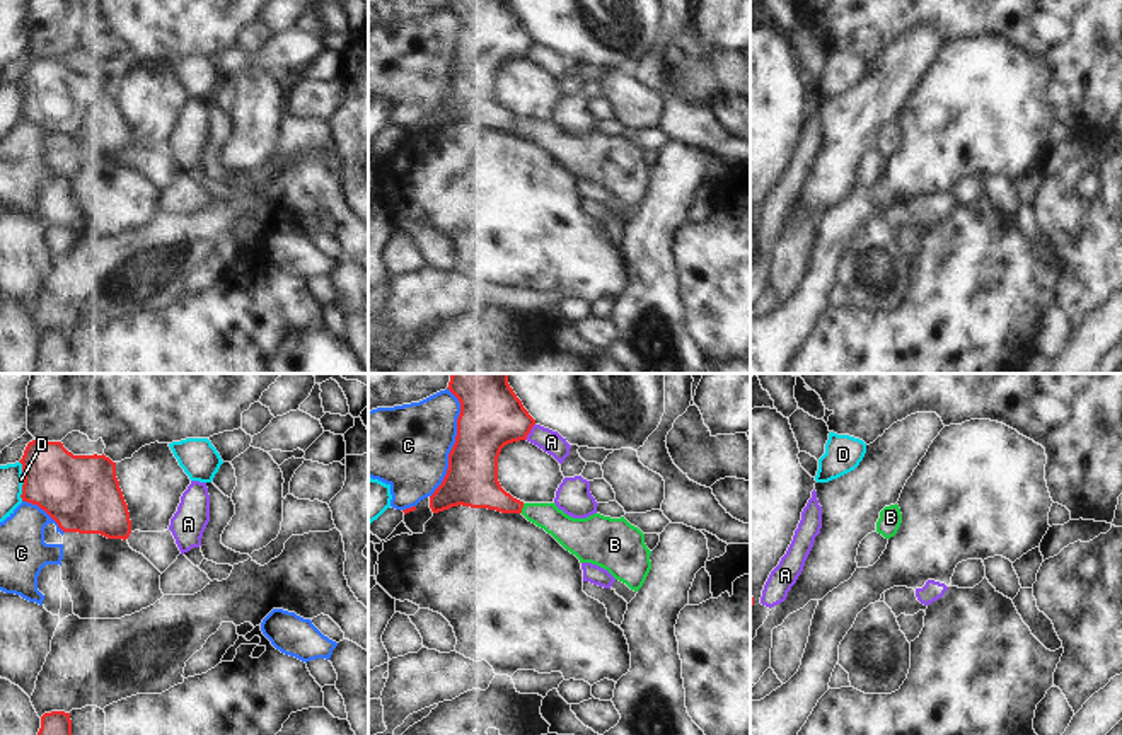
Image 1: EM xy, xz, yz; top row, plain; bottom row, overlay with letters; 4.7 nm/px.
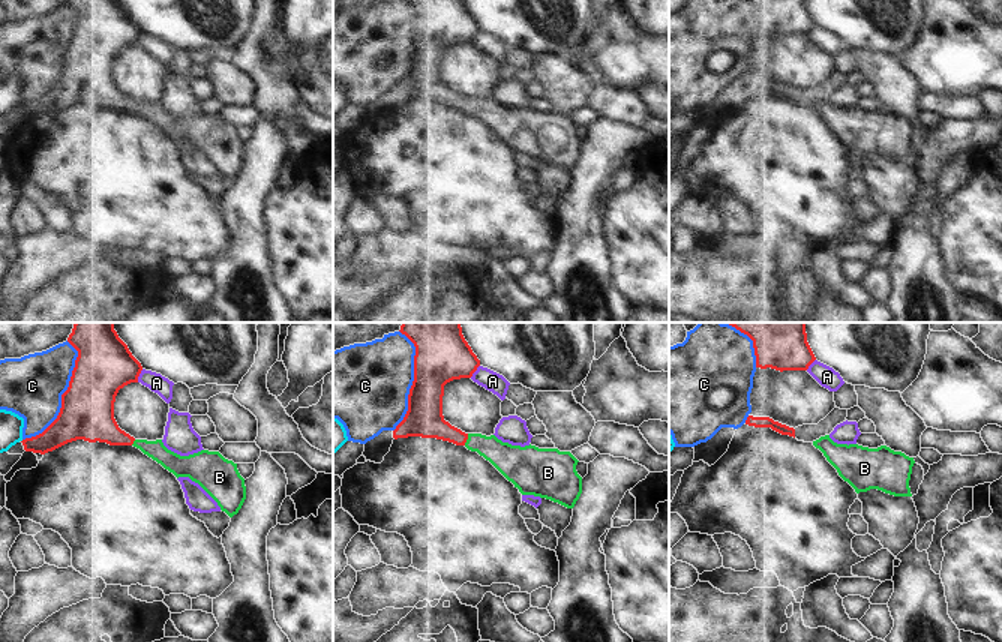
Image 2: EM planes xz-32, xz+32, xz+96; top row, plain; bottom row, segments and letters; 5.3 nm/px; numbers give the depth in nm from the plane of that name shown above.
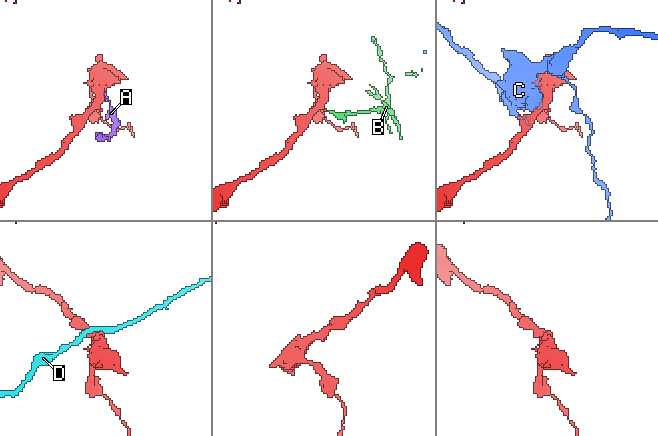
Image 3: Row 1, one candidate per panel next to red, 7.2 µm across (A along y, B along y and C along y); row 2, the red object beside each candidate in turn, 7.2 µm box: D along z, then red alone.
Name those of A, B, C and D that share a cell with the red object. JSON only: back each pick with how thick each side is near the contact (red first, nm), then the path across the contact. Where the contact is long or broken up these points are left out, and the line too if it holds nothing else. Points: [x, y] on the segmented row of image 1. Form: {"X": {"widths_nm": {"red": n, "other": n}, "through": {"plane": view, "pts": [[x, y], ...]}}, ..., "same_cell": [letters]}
{"B": {"widths_nm": {"red": 220, "other": 140}, "through": {"plane": "xz", "pts": [[474, 485], [508, 505], [522, 507], [548, 515], [568, 531]]}}, "same_cell": ["B"]}

